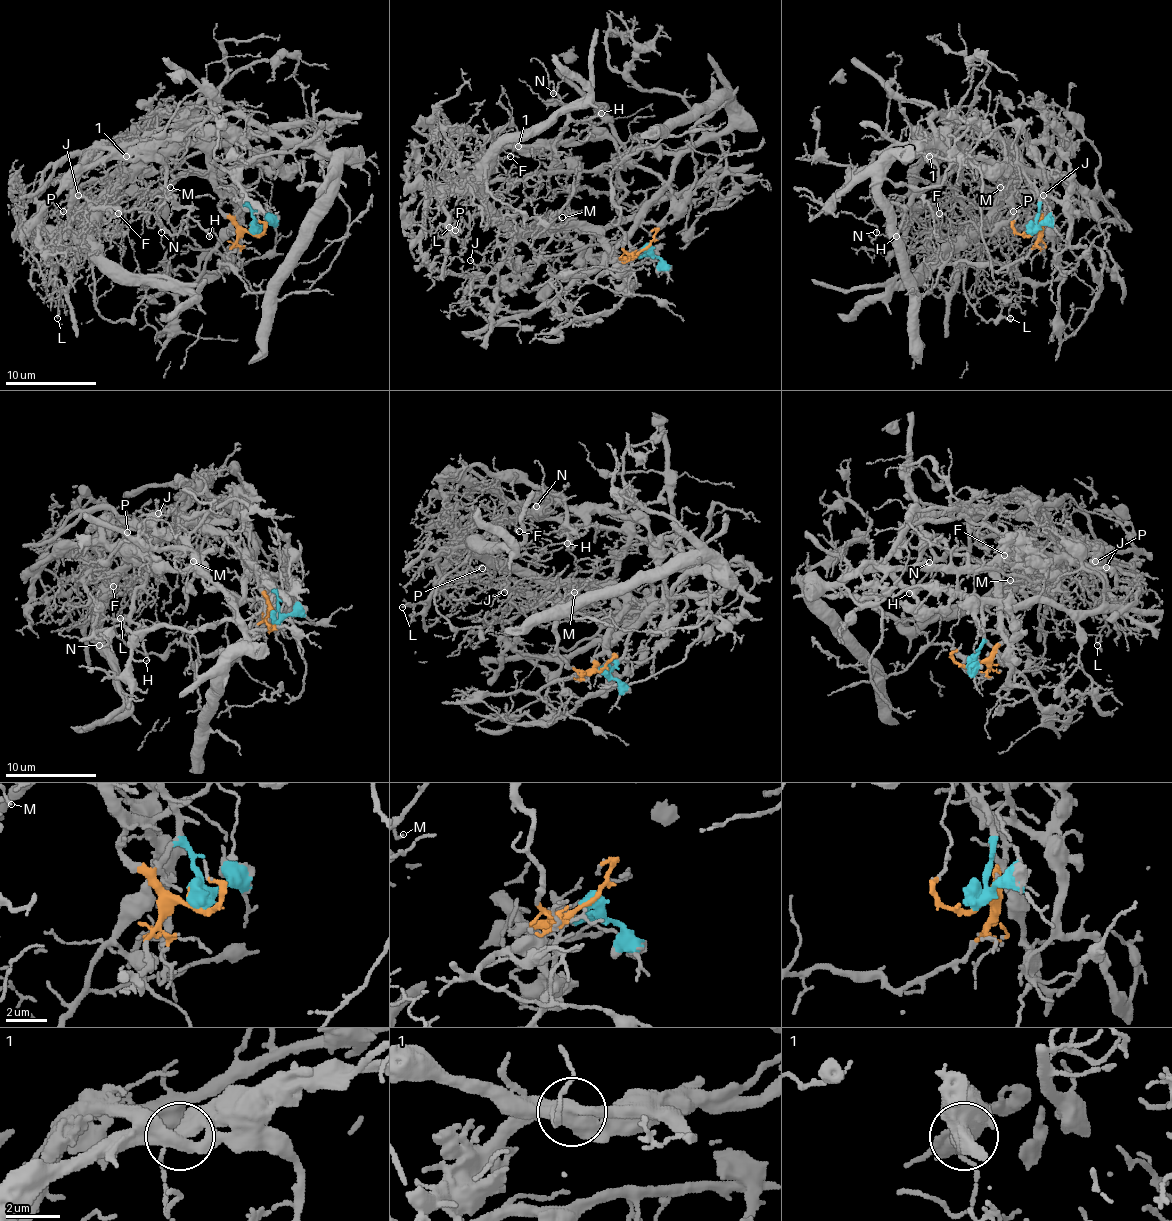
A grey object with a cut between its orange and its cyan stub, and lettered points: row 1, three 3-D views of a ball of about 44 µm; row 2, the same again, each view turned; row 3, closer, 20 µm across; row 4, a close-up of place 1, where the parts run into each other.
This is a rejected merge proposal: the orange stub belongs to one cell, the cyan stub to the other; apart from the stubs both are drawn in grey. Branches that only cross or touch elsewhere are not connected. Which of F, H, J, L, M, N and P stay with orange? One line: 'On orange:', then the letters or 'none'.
On orange: F, H, J, L, M, N, P

